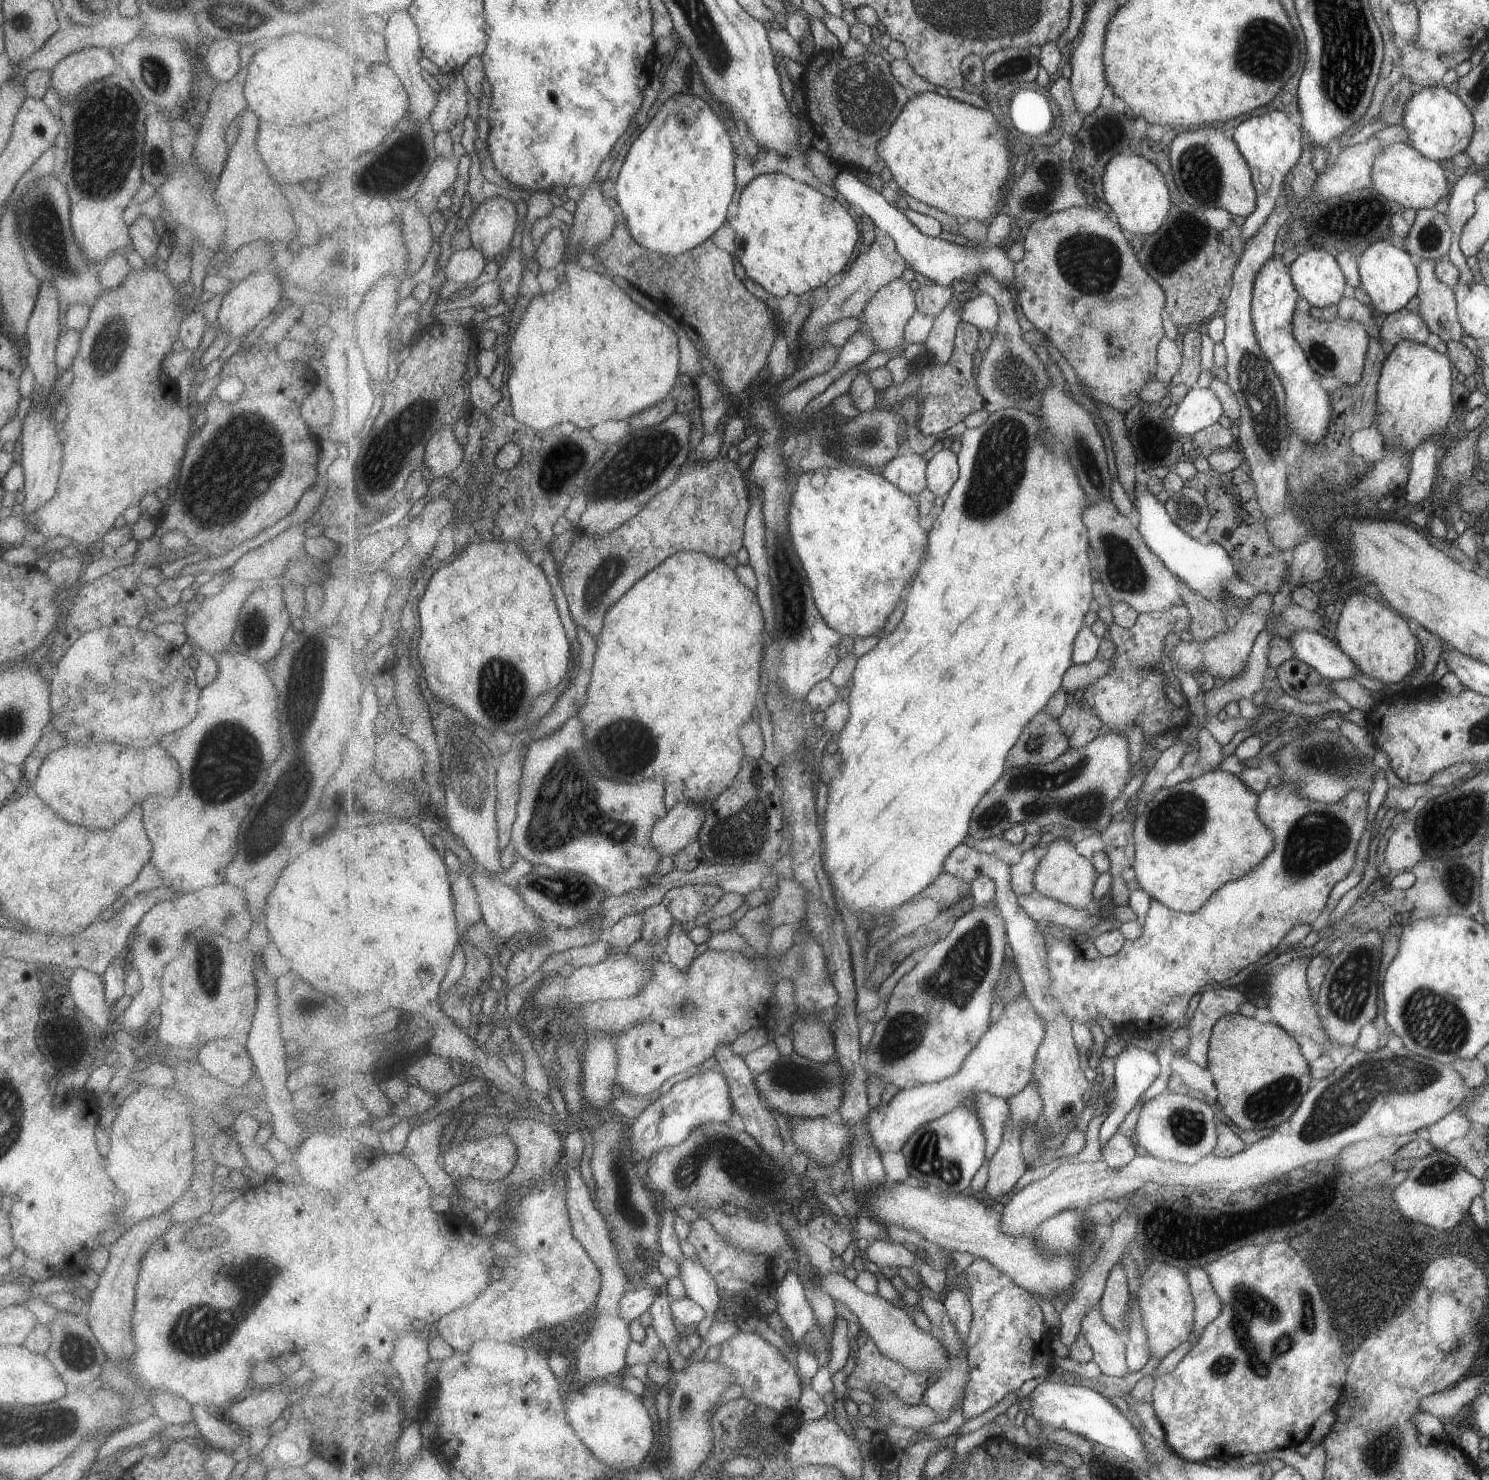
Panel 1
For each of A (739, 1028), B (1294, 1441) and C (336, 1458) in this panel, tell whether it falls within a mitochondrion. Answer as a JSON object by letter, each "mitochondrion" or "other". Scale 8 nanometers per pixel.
{"A":"other","B":"other","C":"other"}

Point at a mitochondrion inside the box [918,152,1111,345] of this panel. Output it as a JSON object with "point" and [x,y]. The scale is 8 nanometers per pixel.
{"point":[1050,181]}

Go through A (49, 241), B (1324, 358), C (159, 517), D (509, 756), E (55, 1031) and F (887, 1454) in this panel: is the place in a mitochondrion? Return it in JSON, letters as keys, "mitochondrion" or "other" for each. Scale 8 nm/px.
{"A":"mitochondrion","B":"mitochondrion","C":"other","D":"other","E":"other","F":"other"}

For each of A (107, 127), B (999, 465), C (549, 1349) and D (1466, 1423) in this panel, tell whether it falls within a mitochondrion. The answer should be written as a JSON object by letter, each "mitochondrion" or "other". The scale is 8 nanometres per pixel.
{"A":"mitochondrion","B":"mitochondrion","C":"other","D":"other"}

